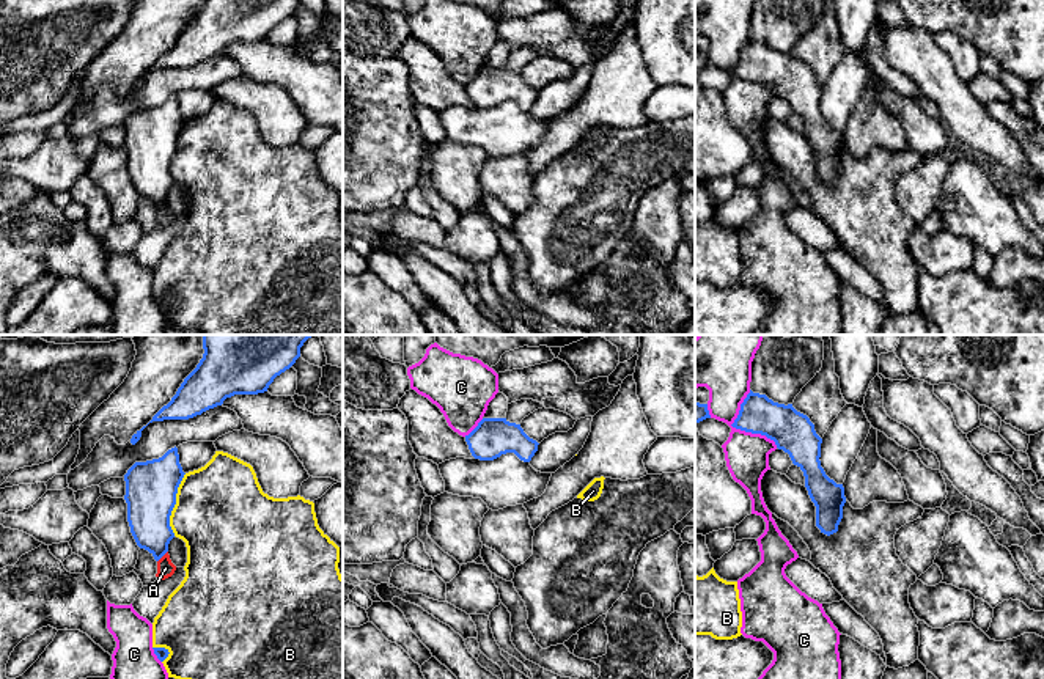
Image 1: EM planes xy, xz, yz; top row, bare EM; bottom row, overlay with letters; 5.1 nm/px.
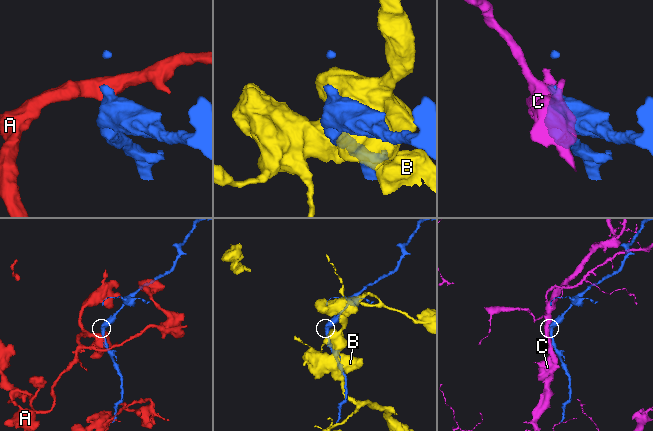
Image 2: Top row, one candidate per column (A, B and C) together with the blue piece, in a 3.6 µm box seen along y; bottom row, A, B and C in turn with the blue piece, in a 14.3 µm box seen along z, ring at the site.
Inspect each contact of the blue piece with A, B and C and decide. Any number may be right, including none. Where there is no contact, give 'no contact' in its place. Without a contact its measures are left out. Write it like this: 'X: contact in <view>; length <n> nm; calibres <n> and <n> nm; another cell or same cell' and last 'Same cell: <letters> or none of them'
A: contact in xy; length 80 nm; calibres 220 and 90 nm; another cell
B: contact in xy; length 320 nm; calibres 260 and 480 nm; another cell
C: contact in yz; length 320 nm; calibres 200 and 220 nm; same cell
Same cell: C

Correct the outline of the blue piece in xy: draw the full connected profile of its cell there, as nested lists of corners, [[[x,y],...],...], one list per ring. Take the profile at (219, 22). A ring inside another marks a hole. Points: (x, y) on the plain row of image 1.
[[[204,0],[171,49],[149,71],[189,68],[234,42],[264,41],[299,5],[300,0]]]

